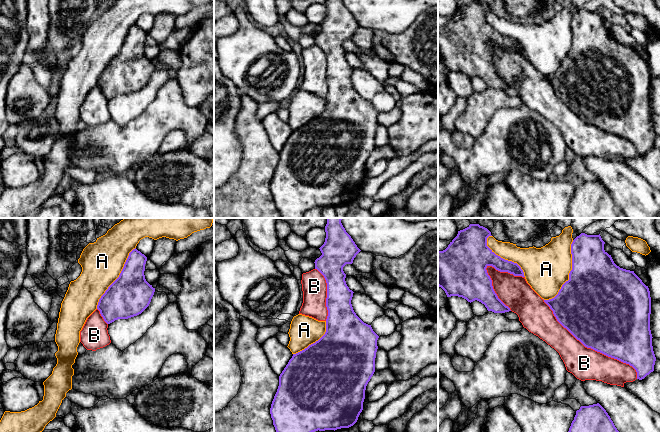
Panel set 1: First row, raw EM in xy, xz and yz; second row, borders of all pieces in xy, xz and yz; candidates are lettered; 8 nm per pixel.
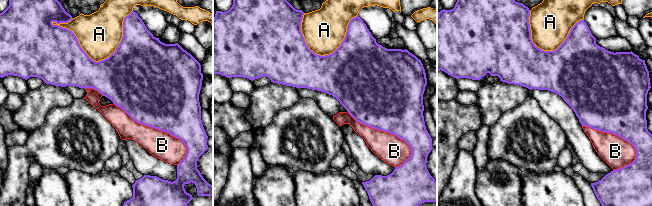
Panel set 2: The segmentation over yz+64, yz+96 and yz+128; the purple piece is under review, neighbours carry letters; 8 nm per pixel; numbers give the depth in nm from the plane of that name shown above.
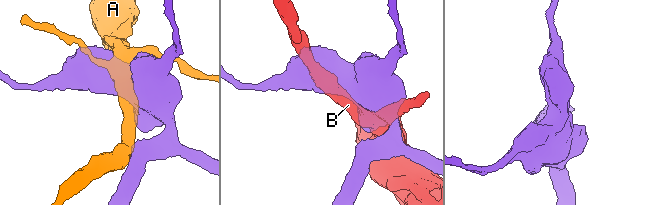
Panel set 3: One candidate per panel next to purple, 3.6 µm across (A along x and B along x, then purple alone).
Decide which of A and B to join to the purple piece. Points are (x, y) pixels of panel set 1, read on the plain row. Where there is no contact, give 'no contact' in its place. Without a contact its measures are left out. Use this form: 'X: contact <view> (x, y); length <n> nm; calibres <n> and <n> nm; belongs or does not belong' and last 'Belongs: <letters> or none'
A: contact yz (569, 49); length 550 nm; calibres 480 and 360 nm; does not belong
B: contact yz (590, 123); length 1000 nm; calibres 500 and 260 nm; does not belong
Belongs: none

